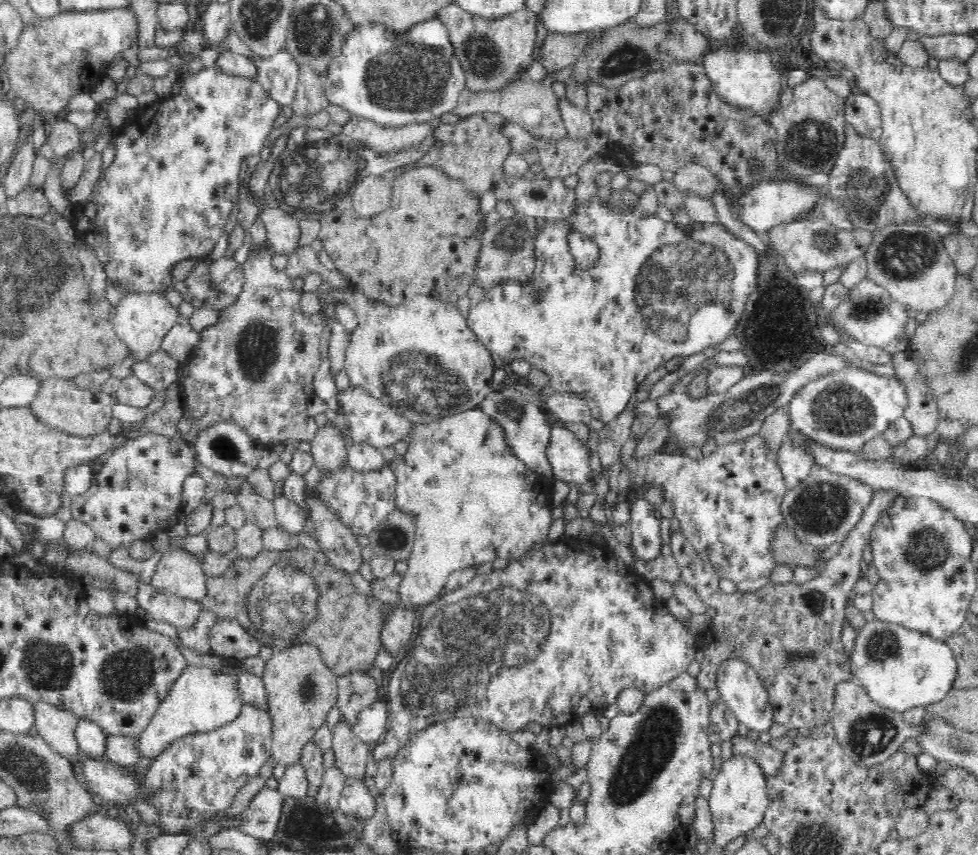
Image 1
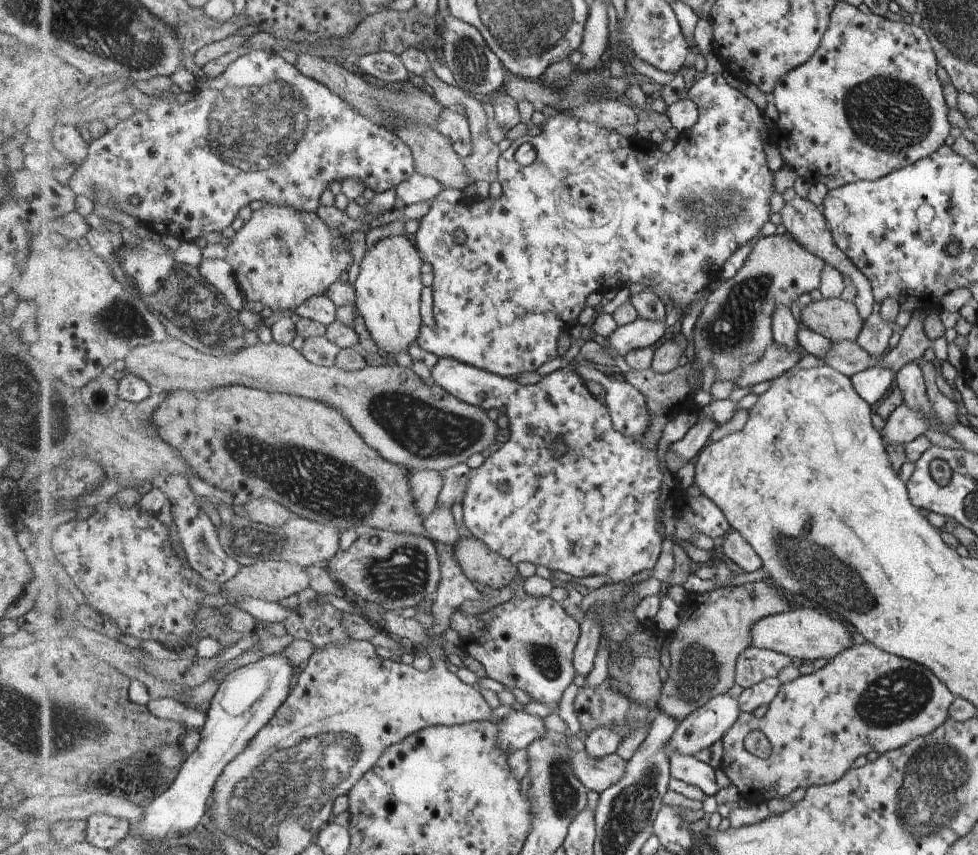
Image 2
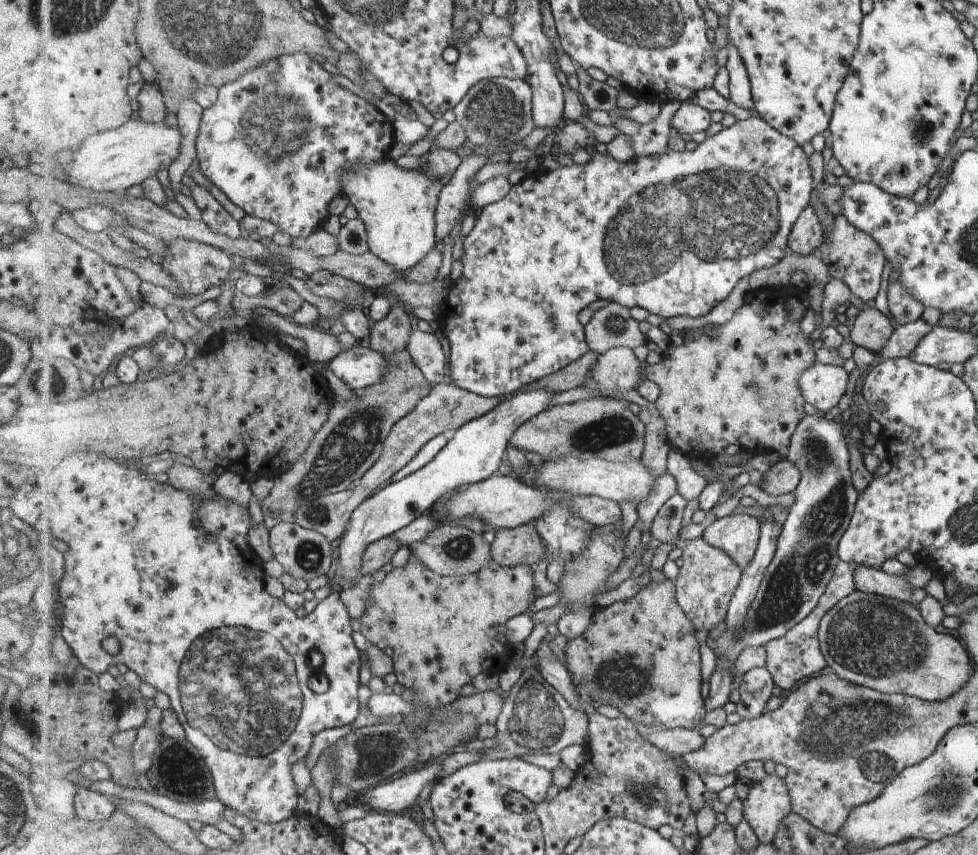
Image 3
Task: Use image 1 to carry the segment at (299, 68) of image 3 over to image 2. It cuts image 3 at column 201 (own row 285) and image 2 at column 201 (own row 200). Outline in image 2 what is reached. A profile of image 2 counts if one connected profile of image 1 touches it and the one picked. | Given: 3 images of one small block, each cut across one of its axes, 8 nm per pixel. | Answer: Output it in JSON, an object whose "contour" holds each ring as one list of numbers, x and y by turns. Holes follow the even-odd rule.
{"contour":[[259,49,251,50,251,52,241,56,229,65,229,68,218,79,208,79,199,88,194,99,184,104,179,104,174,98,175,95,171,97,169,93,167,91,150,95,155,100,162,96,163,100,153,104,147,112,135,112,130,120,113,126,113,129,109,130,105,136,91,144,88,160,77,171,71,171,57,181,57,187,64,202,87,203,91,192,101,189,107,198,111,194,115,196,116,202,112,206,116,206,126,214,133,216,151,231,155,232,161,230,161,228,163,230,169,229,169,232,179,234,183,241,193,243,193,240,197,240,205,234,223,232,225,228,229,228,235,222,241,208,249,206,255,200,259,200,263,205,294,208,300,213,316,214,319,206,321,206,323,192,331,188,331,184,335,184,335,182,343,184,349,179,360,180,375,194,379,194,379,192,387,192,387,190,393,190,393,188,396,190,401,183,411,179,416,174,415,160,413,160,411,148,397,134,390,131,385,125,378,123,377,120,364,115,359,109,350,105,341,95,331,91,326,84,302,73,298,67,289,64,285,58,281,58,277,53,265,52,265,50],[133,194,140,197,141,202,138,205,127,202,127,198,133,196]]}

